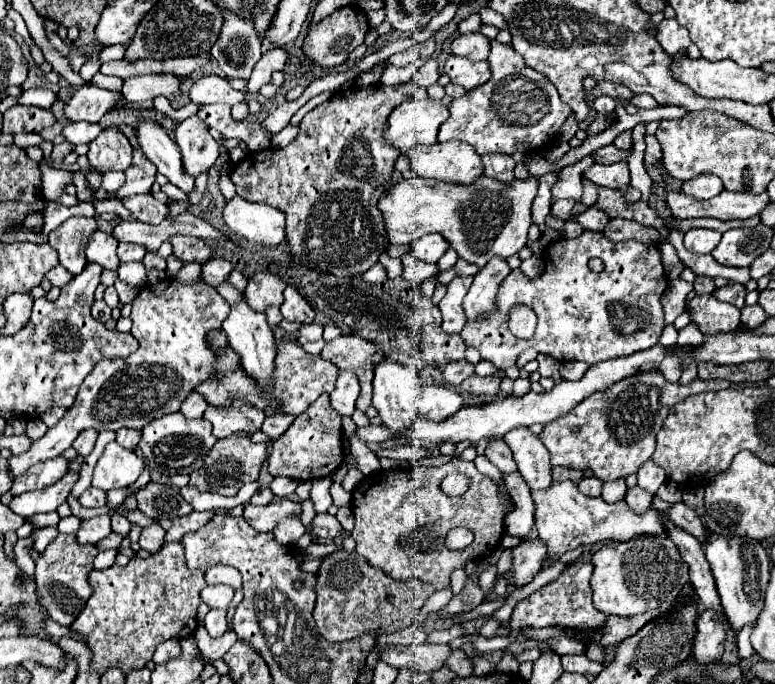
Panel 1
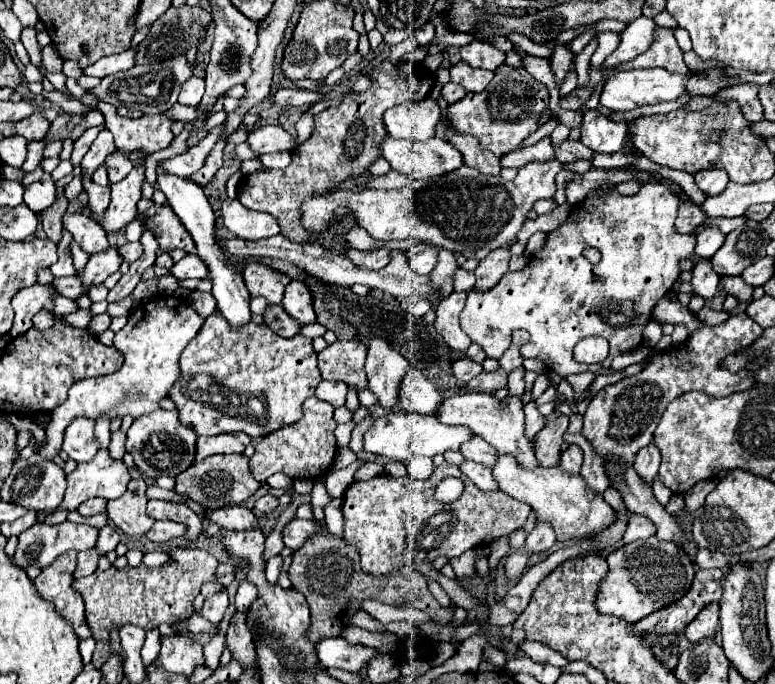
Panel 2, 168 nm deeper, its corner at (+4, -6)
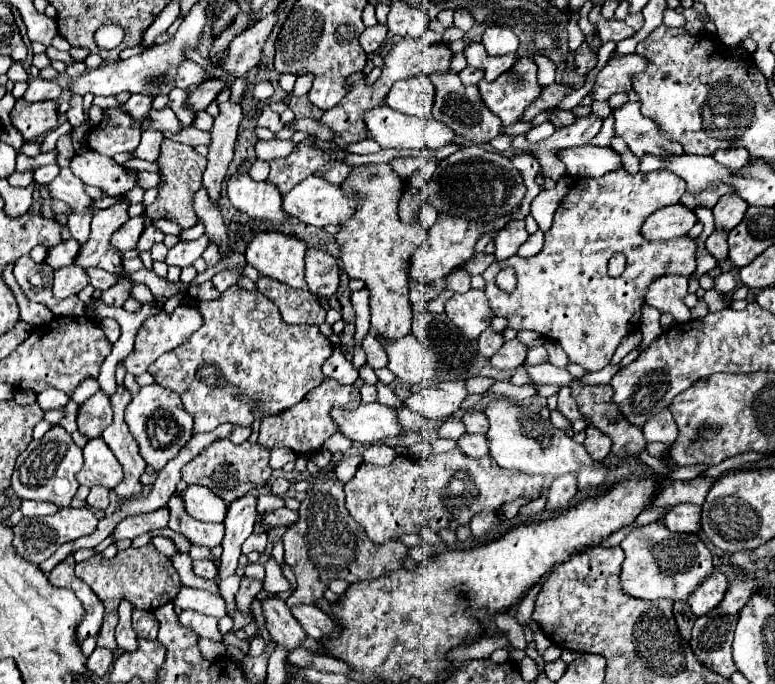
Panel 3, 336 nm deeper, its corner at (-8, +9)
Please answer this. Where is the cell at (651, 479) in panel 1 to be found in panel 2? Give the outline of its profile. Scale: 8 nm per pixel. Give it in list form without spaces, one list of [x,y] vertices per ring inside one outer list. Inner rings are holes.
[[[649,443],[649,447],[643,447],[641,451],[637,451],[637,459],[635,459],[633,467],[643,477],[643,481],[647,481],[651,485],[657,475],[659,463],[661,463],[661,453],[655,447],[655,443]]]

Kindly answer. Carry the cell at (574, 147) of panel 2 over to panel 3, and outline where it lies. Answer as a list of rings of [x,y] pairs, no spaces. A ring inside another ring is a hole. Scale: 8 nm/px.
[[[551,112],[549,120],[555,124],[555,128],[565,128],[565,126],[571,126],[577,118],[573,112]]]

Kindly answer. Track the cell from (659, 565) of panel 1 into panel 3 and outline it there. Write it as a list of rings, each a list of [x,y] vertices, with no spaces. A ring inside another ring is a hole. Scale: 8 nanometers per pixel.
[[[659,522],[633,530],[623,542],[625,562],[621,570],[621,586],[625,594],[639,600],[687,600],[713,572],[711,552],[697,534],[669,532]]]

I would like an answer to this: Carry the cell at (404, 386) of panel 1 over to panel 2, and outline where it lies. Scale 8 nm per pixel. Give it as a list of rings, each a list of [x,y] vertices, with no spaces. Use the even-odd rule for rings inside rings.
[[[369,337],[365,373],[369,379],[369,389],[377,395],[385,409],[395,409],[399,403],[399,385],[409,363],[401,353],[397,353],[389,343],[377,337]]]

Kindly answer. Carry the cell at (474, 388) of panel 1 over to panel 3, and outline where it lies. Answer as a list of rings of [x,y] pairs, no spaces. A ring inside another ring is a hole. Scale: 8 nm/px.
[[[509,340],[491,358],[491,366],[499,370],[517,370],[523,366],[525,354],[527,354],[527,348],[519,340]]]

